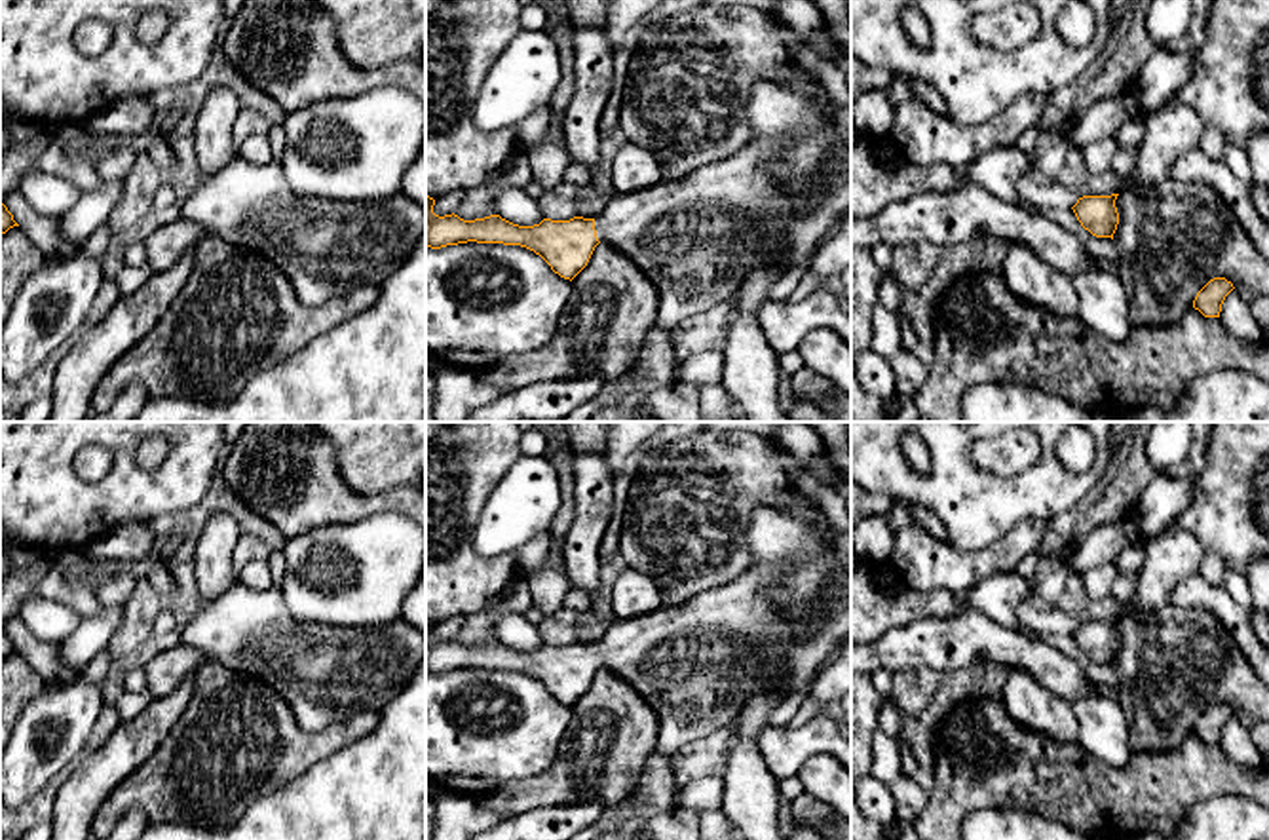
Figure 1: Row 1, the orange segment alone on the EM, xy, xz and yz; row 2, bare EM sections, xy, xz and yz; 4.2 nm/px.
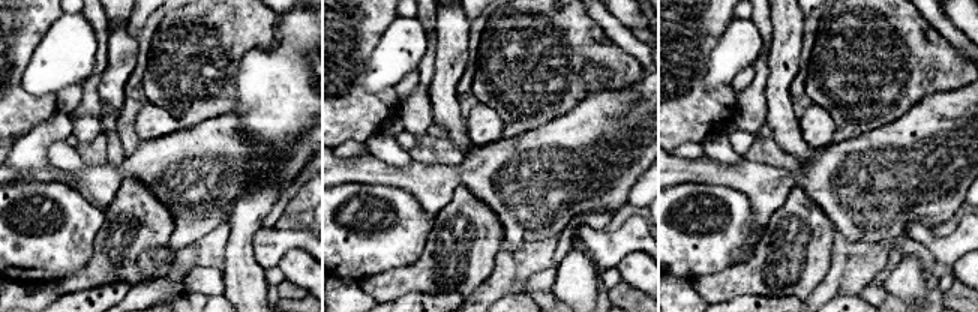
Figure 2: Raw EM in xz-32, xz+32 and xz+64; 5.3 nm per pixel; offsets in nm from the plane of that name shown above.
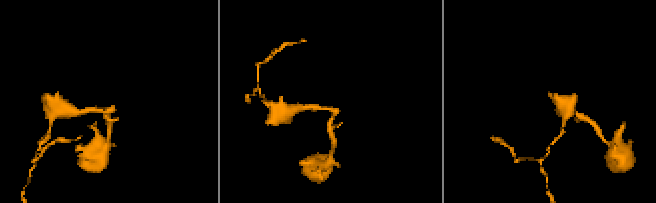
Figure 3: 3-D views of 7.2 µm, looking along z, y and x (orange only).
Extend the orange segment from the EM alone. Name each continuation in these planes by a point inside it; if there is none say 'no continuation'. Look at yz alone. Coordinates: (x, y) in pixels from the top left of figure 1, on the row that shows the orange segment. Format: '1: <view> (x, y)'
no continuation

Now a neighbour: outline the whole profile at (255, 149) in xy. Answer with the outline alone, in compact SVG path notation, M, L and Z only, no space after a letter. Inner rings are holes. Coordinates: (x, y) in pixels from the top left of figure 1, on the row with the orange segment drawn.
M266 133L247 137L239 146L239 156L251 163L264 165L274 160Z

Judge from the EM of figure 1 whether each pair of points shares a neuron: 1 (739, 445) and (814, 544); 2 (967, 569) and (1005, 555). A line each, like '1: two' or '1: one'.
1: two
2: one

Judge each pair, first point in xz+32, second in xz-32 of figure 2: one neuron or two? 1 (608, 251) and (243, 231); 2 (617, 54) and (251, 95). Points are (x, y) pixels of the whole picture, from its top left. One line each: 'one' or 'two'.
1: two
2: two

